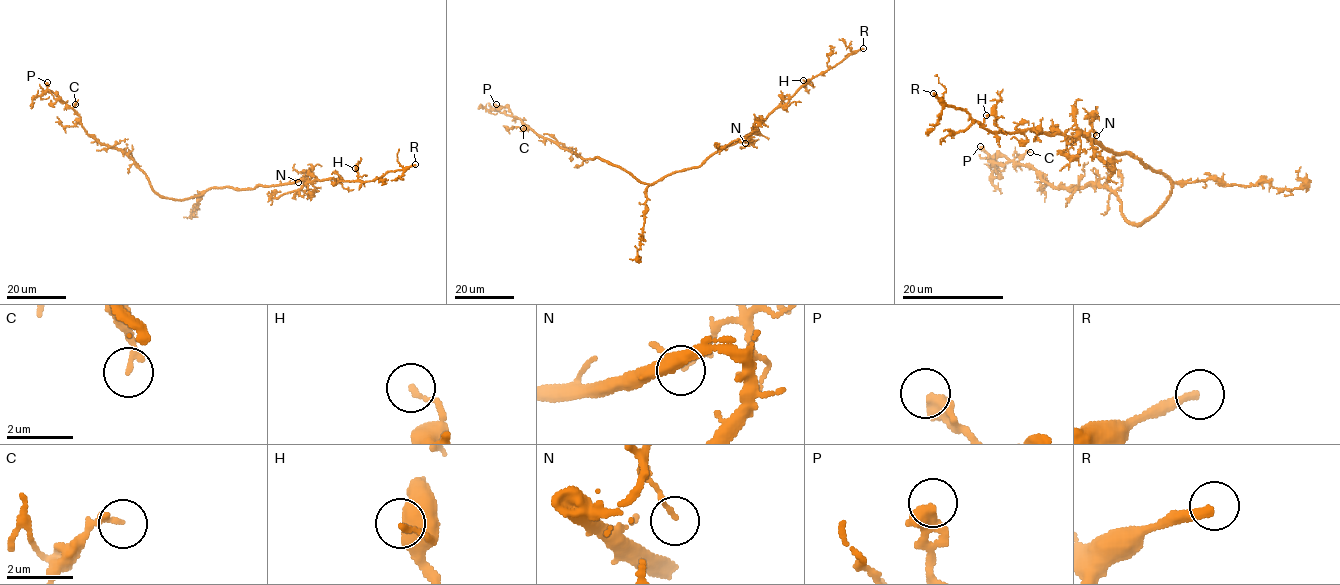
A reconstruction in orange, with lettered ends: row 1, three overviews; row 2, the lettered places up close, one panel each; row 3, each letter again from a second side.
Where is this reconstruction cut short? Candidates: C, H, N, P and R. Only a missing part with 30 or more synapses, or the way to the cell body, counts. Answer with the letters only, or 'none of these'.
R

